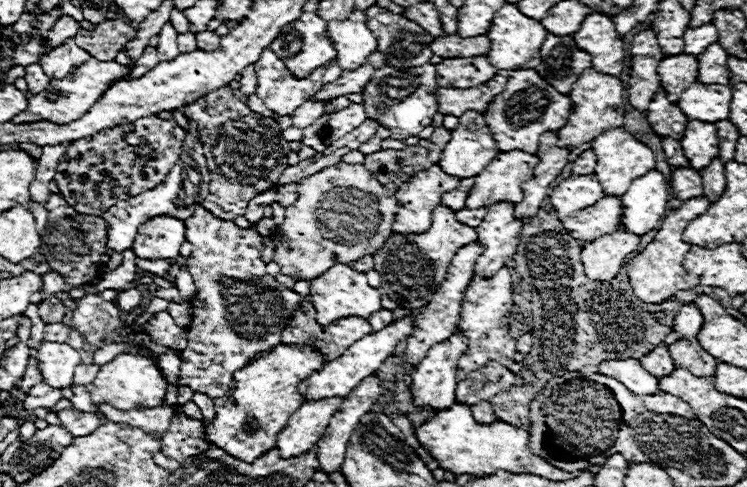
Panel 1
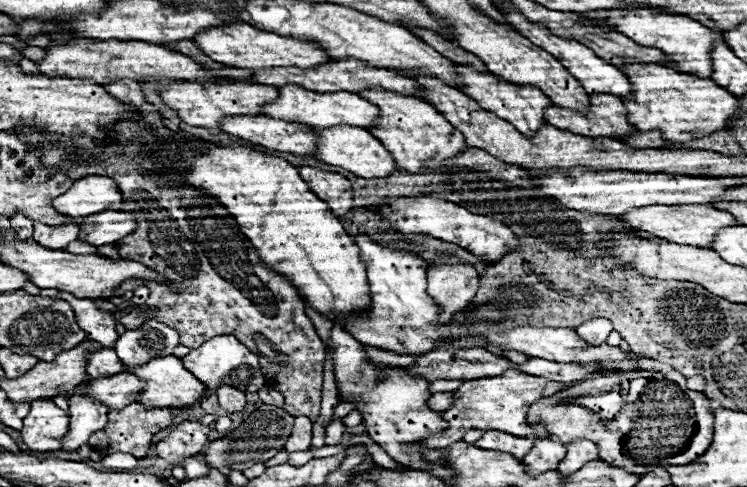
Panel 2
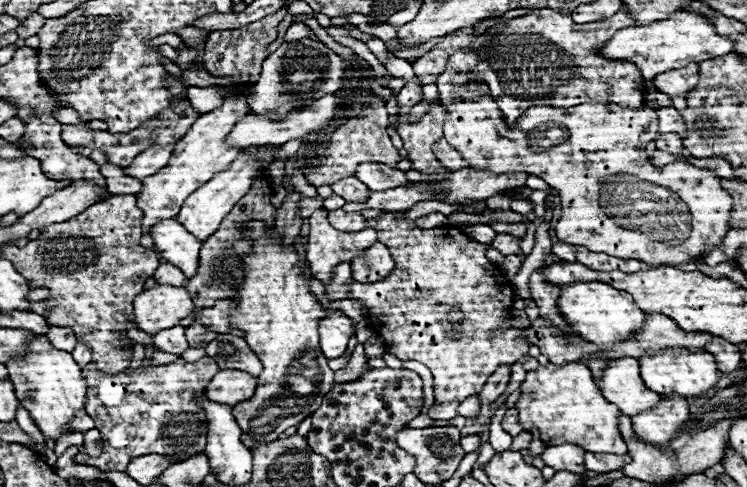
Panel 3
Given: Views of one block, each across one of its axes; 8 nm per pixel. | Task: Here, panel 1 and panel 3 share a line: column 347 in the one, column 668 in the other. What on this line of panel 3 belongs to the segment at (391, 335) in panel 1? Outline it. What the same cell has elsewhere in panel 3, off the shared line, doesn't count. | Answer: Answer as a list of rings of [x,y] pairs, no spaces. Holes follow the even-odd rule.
[[[660,350],[656,354],[646,354],[640,358],[640,372],[644,384],[658,394],[670,396],[678,394],[682,398],[700,398],[704,396],[710,388],[718,384],[720,370],[716,368],[716,358],[704,350],[694,352],[694,350]]]

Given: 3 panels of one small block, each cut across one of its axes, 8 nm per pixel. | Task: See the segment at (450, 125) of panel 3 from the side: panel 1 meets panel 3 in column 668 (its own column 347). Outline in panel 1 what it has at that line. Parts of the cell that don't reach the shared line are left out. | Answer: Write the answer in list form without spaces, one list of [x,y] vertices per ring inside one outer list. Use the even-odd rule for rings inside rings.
[[[340,161],[298,184],[298,198],[286,208],[286,218],[274,228],[272,262],[280,266],[280,274],[296,280],[314,280],[330,266],[342,262],[350,264],[362,256],[374,254],[392,236],[392,222],[398,200],[392,192],[378,184],[378,180],[358,164]]]

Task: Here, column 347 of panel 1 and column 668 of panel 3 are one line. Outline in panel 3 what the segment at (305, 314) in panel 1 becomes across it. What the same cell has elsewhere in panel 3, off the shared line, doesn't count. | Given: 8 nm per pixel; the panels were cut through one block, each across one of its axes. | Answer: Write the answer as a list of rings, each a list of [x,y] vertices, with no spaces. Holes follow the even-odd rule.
[[[648,314],[646,324],[640,330],[640,334],[618,344],[612,350],[612,356],[640,358],[648,352],[658,352],[658,350],[668,350],[668,348],[702,350],[704,344],[712,342],[712,338],[714,338],[712,334],[686,334],[684,330],[676,326],[676,322],[672,322],[670,318],[664,318],[664,314]]]

